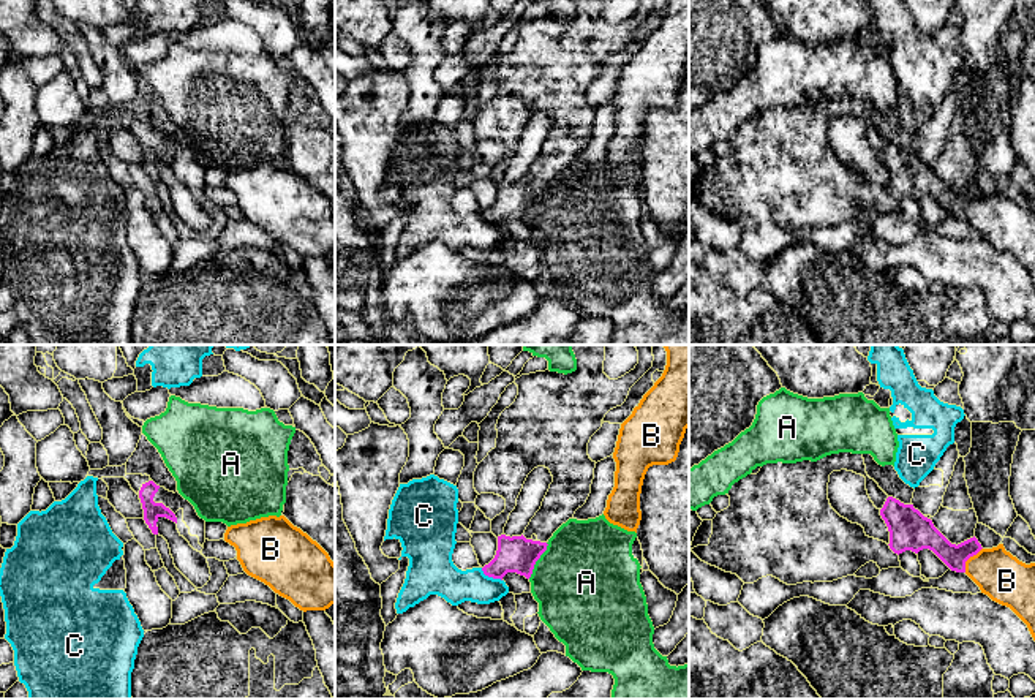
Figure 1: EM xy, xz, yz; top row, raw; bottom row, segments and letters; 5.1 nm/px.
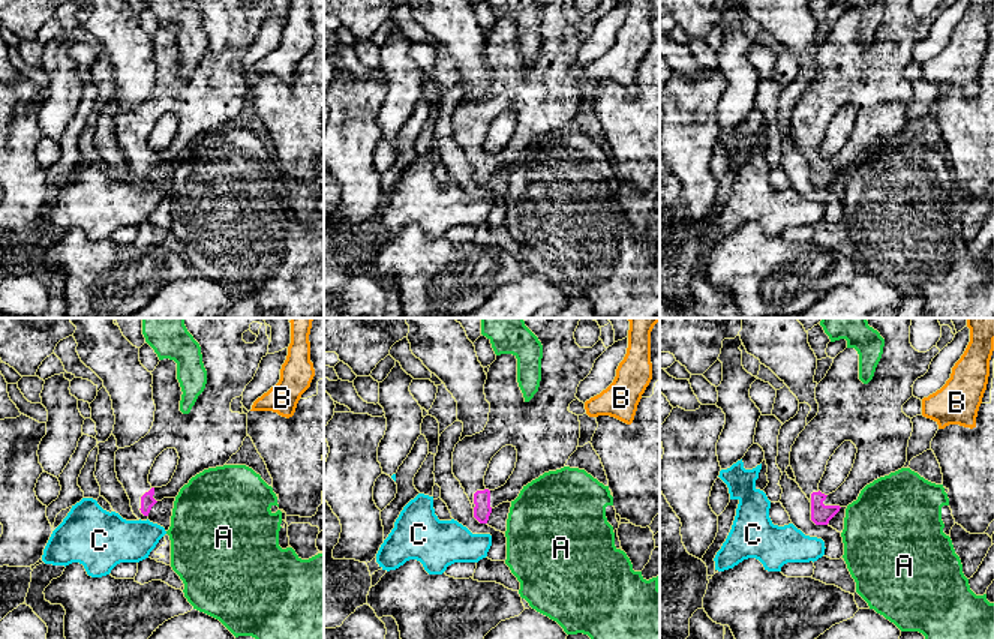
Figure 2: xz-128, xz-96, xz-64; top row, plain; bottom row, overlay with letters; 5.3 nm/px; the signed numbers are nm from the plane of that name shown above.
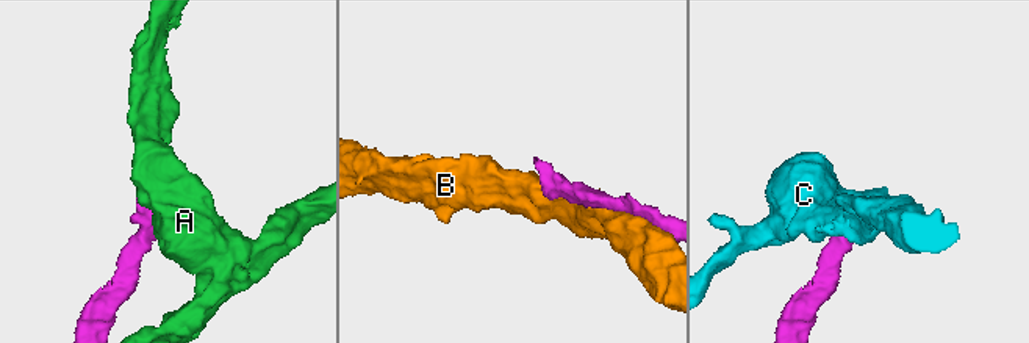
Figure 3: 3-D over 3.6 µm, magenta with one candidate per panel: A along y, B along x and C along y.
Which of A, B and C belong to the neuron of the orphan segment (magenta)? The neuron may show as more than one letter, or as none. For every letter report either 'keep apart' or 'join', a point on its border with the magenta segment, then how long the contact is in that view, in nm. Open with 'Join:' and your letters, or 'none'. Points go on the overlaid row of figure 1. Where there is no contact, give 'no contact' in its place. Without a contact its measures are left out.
Join: none
A: keep apart; contact xz (538, 559); length 200 nm
B: keep apart; contact yz (969, 557); length 160 nm
C: keep apart; contact xz (490, 576); length 130 nm

